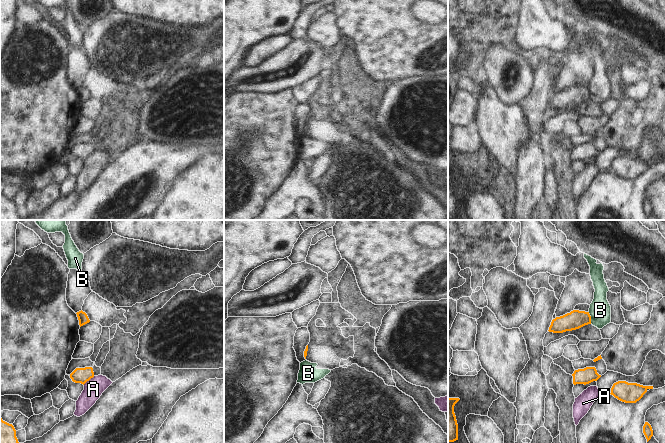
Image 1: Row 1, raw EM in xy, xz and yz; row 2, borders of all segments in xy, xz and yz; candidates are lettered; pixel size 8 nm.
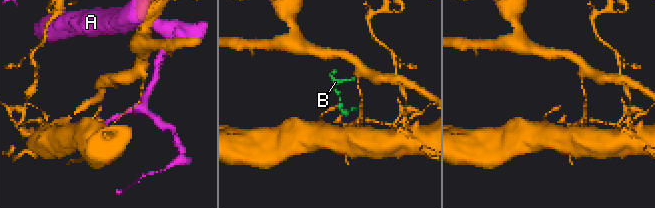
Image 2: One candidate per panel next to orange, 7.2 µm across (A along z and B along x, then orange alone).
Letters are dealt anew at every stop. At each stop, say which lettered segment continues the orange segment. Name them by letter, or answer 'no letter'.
no letter

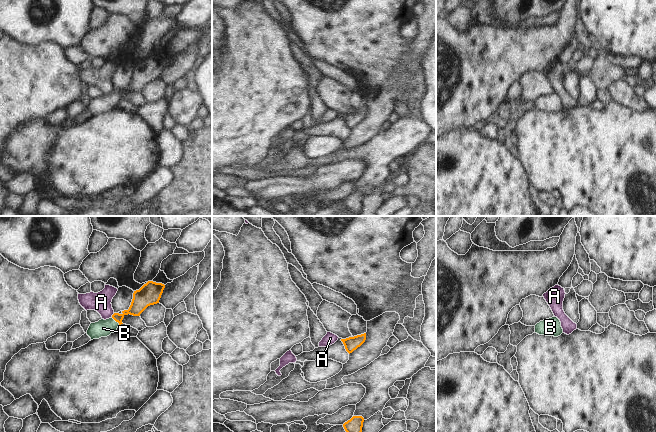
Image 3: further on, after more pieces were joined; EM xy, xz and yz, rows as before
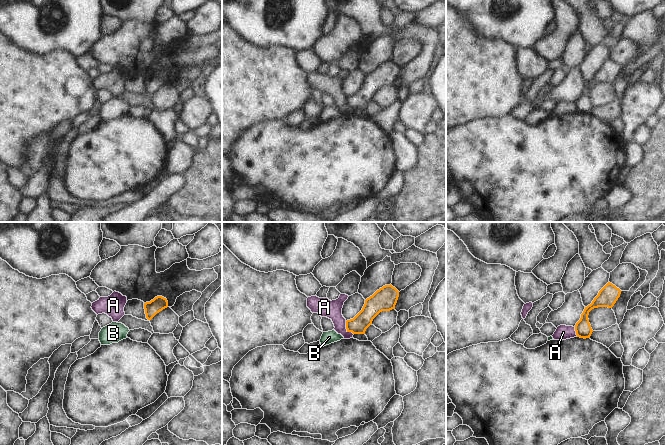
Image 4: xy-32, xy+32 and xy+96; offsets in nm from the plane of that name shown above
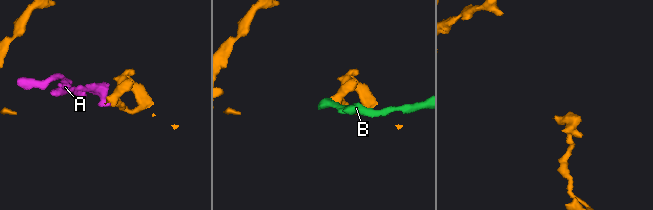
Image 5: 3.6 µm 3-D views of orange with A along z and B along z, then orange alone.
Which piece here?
B

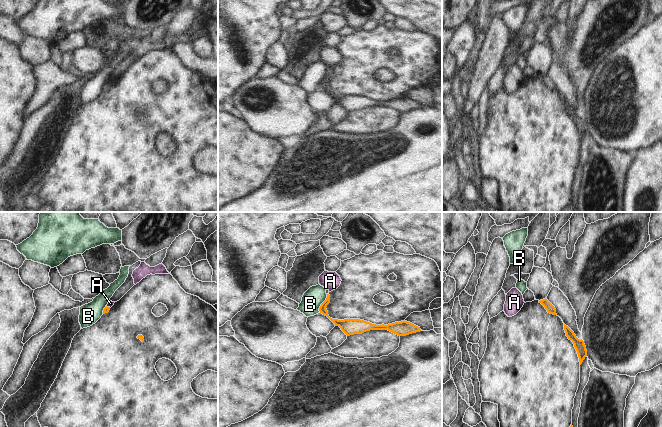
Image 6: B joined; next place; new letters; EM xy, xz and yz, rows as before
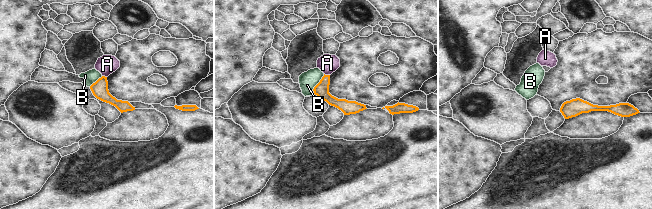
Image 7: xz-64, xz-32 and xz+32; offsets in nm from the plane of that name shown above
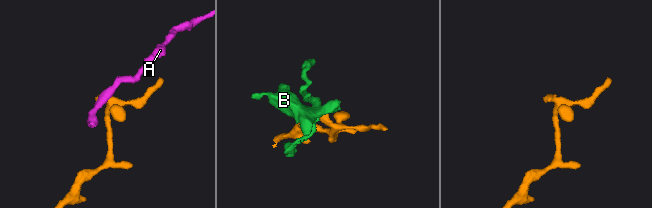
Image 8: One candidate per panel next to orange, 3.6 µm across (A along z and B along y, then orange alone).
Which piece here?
no letter

